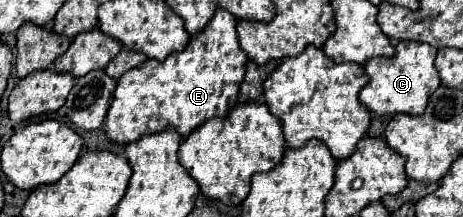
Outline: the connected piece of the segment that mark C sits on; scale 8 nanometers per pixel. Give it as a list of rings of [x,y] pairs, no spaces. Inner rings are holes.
[[[398,42],[396,54],[390,58],[370,58],[364,64],[364,72],[368,74],[366,86],[360,90],[358,98],[360,102],[376,112],[376,114],[422,114],[430,94],[440,86],[438,72],[434,68],[434,58],[436,58],[436,48],[424,42]]]

